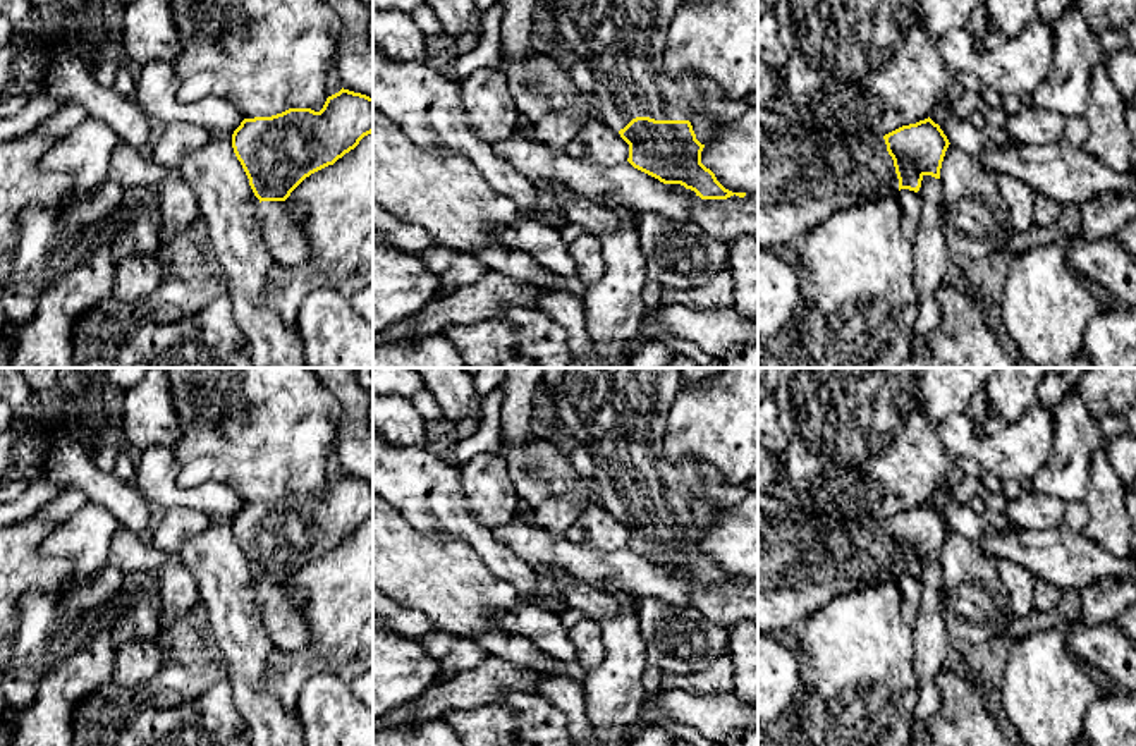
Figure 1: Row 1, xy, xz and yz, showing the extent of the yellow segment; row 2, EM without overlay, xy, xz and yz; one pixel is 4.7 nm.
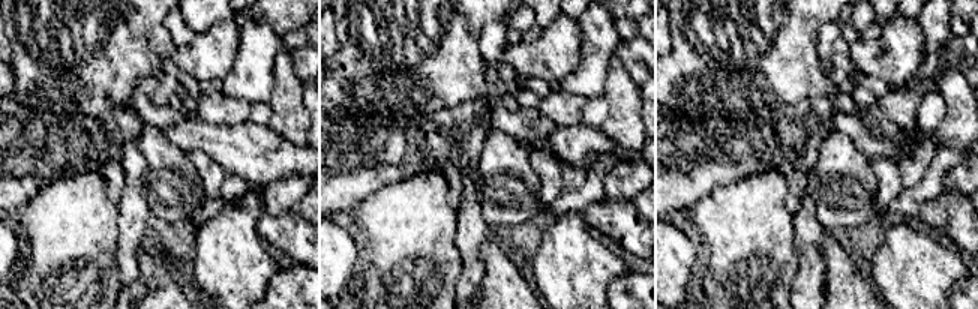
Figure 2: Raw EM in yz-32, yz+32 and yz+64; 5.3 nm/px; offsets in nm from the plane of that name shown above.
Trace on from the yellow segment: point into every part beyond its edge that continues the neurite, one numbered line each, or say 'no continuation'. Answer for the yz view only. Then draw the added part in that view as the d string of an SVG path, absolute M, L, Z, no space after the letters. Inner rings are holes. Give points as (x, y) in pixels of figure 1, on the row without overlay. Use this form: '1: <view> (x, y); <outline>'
1: yz (803, 561); M758 493L758 634L791 631L846 591L895 583L897 578L899 564L883 523L816 517L792 505L775 505Z

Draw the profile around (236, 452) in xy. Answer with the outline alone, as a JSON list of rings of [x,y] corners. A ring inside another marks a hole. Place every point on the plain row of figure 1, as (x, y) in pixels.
[[[172,368],[167,376],[182,430],[172,445],[180,488],[220,481],[242,504],[323,493],[340,404],[309,368]]]

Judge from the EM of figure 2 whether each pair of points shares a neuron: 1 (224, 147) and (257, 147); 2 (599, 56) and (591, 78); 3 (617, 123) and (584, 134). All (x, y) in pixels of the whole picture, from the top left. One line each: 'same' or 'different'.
1: same
2: same
3: different

